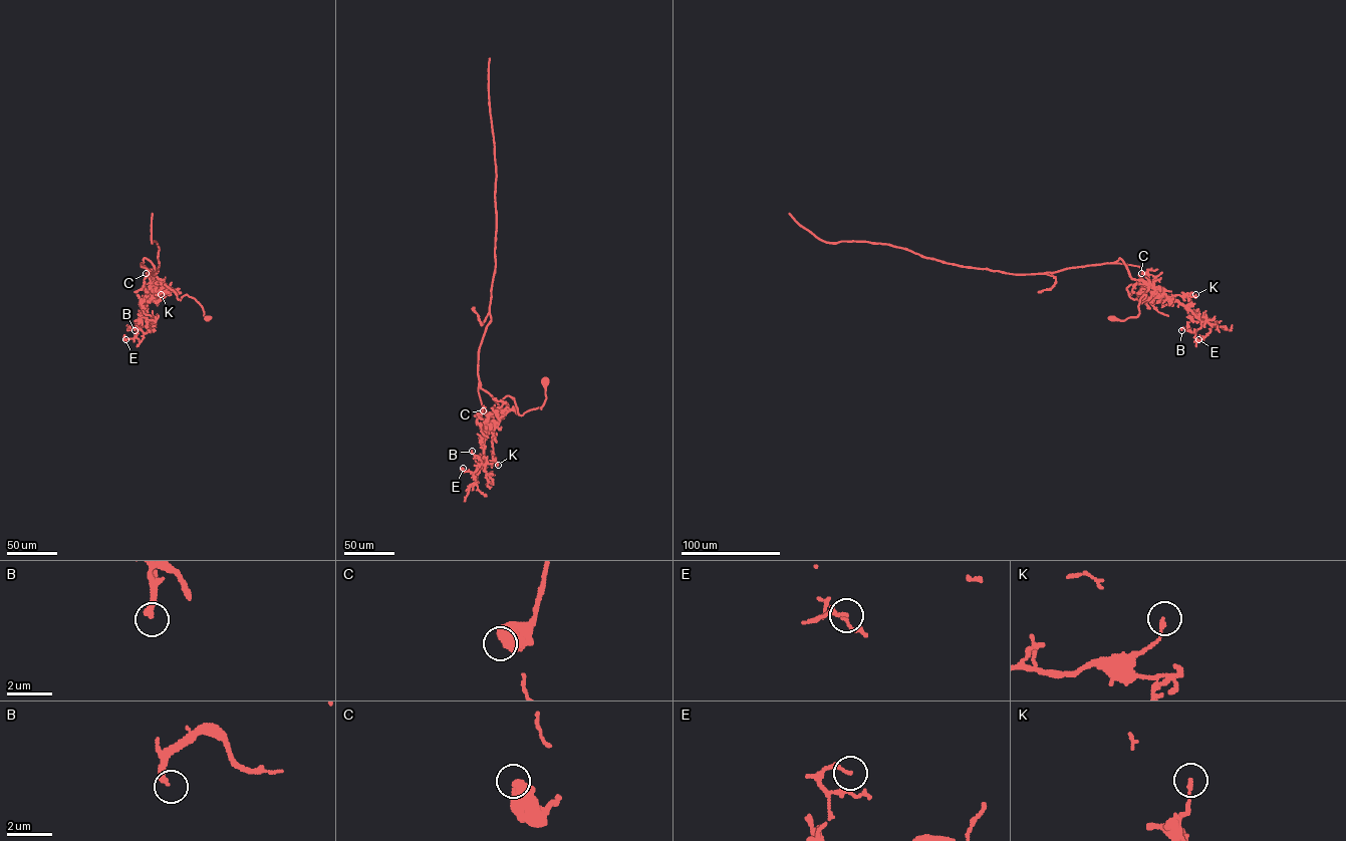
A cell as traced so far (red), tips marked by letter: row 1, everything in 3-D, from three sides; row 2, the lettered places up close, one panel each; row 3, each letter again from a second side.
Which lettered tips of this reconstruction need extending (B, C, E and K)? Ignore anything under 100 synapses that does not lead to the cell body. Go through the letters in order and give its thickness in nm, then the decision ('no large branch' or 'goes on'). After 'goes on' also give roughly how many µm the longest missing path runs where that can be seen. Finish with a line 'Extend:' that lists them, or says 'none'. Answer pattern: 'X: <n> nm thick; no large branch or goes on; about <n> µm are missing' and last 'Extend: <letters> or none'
B: 280 nm thick; no large branch
C: 600 nm thick; no large branch
E: 190 nm thick; no large branch
K: 160 nm thick; no large branch
Extend: none

